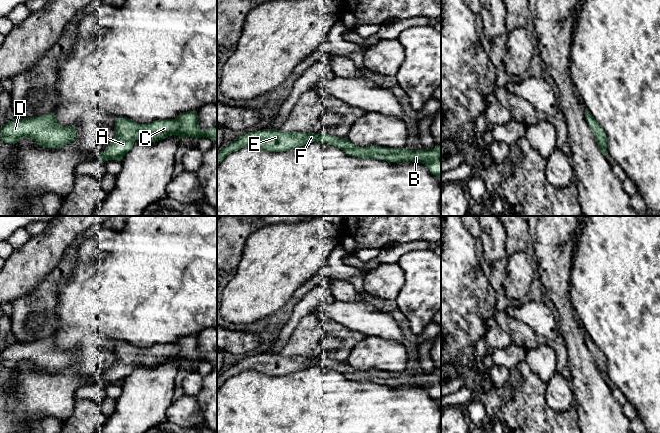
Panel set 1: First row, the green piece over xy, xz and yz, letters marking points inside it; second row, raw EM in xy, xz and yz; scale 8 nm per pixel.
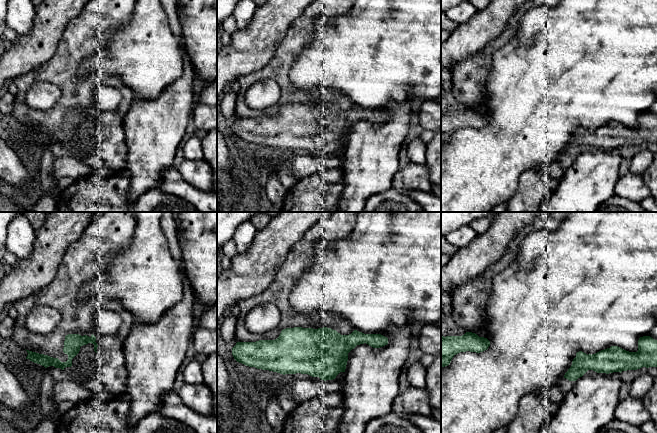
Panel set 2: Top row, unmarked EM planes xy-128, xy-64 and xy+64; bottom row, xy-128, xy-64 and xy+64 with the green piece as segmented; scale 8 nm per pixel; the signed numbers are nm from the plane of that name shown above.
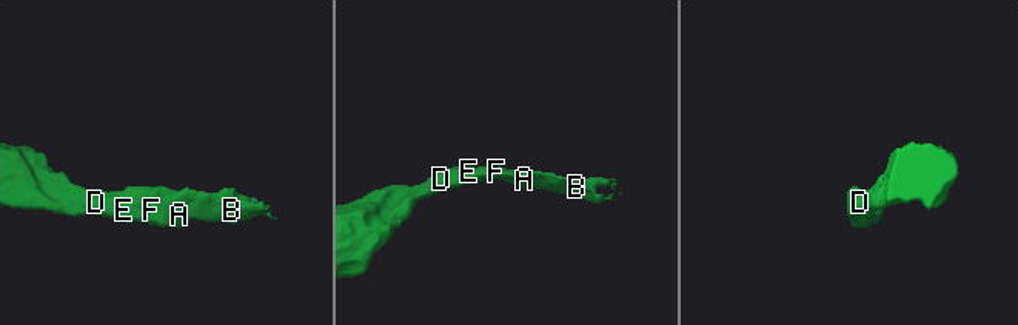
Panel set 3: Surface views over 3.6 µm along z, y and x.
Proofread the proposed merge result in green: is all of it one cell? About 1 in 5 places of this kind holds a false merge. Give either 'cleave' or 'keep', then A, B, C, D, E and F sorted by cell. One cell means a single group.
keep; A B C D E F

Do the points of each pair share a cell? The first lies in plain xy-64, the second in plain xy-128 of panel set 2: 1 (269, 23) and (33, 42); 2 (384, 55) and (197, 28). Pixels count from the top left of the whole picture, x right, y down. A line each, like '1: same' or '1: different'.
1: same
2: same

